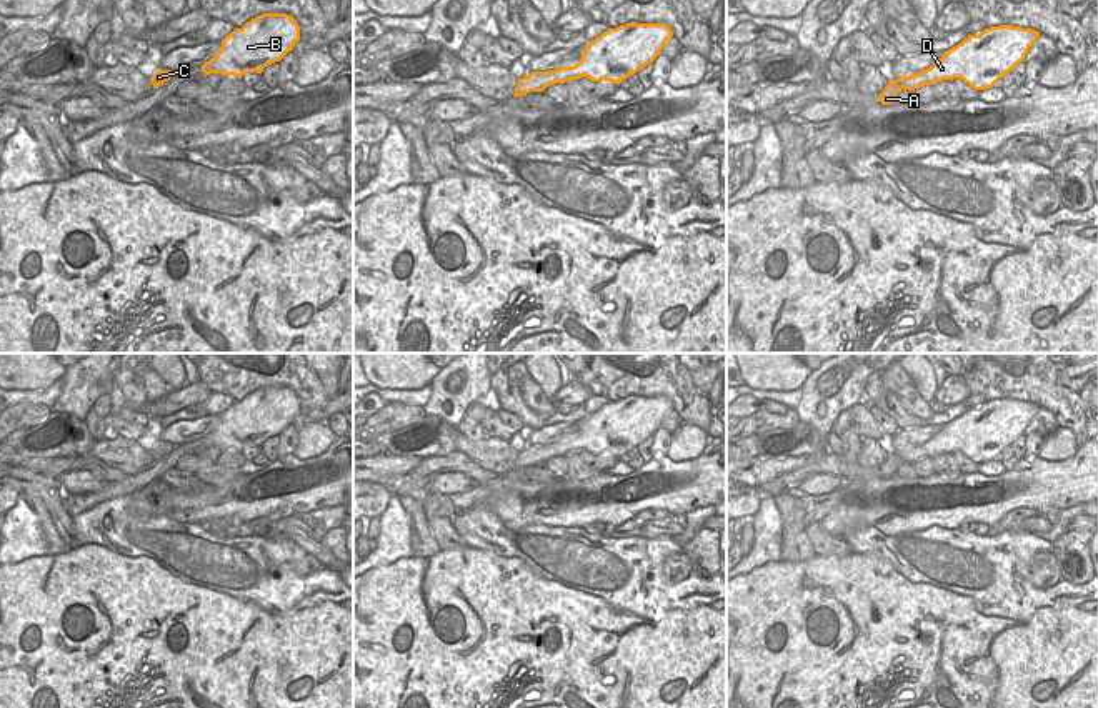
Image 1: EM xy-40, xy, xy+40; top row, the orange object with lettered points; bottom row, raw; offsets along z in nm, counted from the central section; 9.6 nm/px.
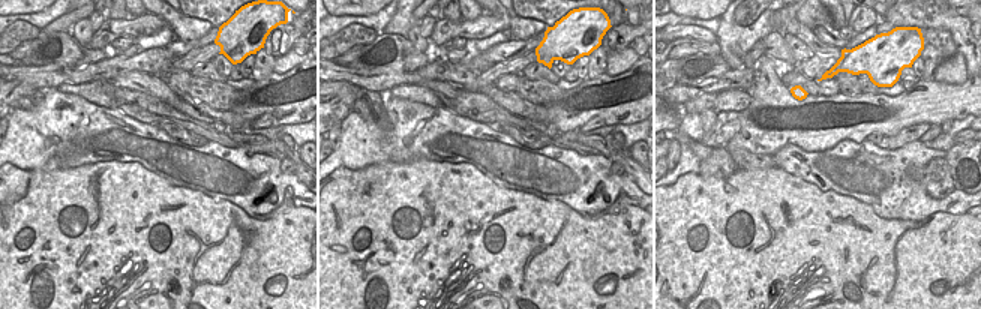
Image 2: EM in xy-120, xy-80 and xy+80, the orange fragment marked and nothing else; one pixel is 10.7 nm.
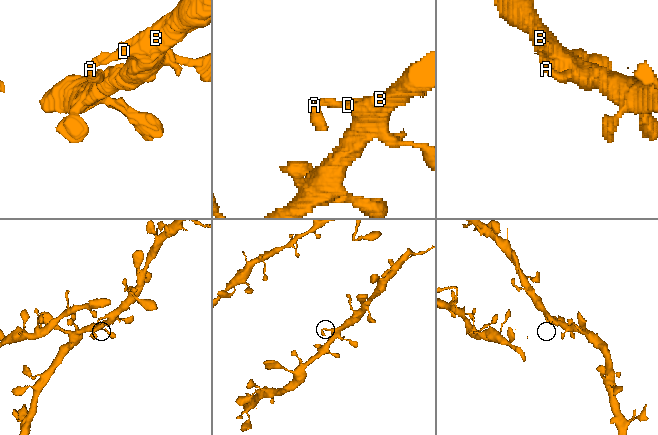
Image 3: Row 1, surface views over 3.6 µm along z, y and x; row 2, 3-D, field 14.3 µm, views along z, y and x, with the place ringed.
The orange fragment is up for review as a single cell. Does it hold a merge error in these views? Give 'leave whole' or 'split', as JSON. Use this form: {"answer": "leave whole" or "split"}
{"answer": "leave whole"}

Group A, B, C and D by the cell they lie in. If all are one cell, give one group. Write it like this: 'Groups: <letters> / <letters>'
Groups: A B C D

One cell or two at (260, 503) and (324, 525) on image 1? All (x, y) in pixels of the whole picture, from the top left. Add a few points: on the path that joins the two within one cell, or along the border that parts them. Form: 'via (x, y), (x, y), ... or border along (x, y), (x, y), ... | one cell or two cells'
border along (335, 505), (309, 512) | two cells

